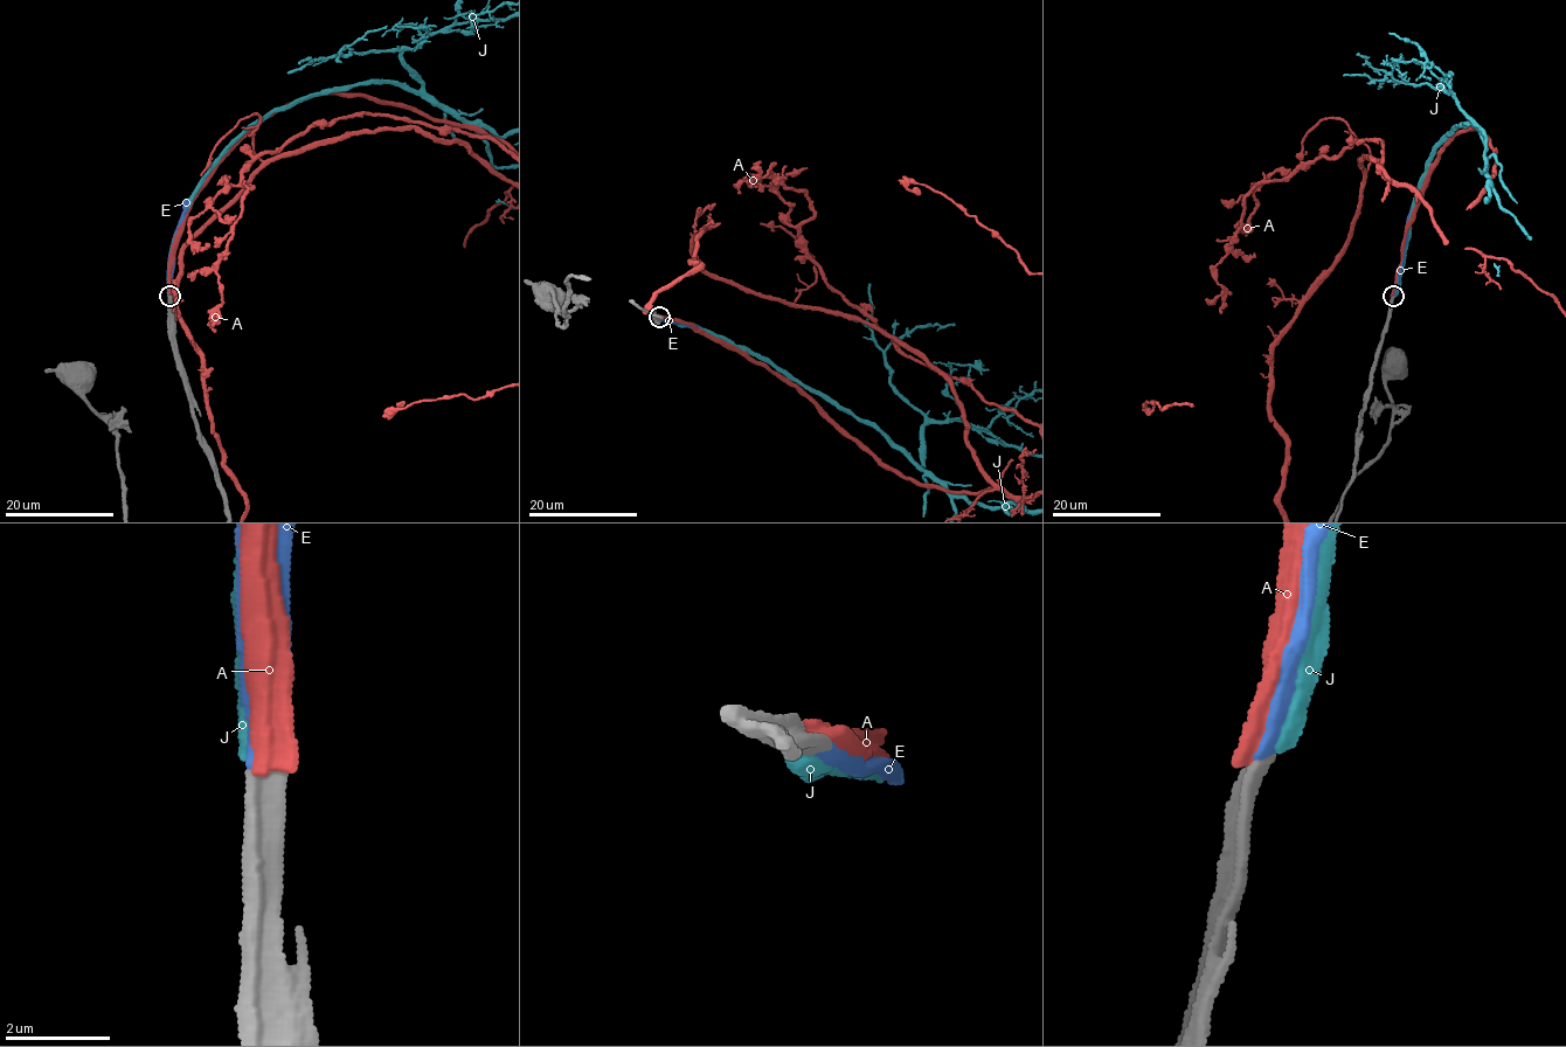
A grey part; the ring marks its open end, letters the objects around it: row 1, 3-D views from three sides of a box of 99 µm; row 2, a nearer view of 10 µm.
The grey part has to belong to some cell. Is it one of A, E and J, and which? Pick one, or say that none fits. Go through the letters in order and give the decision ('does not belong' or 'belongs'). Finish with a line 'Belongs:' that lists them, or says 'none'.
A: does not belong
E: belongs
J: does not belong
Belongs: E

